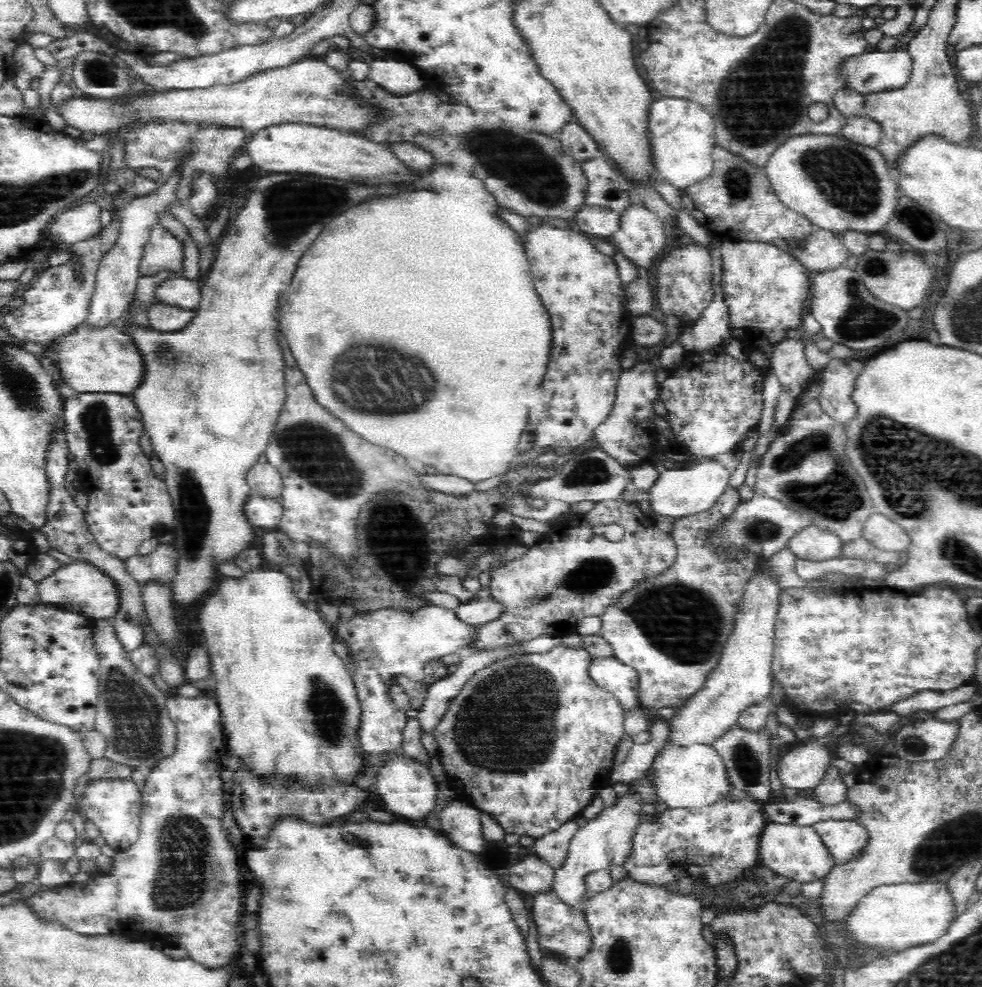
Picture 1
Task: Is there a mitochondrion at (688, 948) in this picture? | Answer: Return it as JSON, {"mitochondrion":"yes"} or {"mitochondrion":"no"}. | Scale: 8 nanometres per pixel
{"mitochondrion":"no"}

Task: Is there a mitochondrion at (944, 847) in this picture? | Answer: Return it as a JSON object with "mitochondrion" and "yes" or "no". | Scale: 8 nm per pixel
{"mitochondrion":"yes"}

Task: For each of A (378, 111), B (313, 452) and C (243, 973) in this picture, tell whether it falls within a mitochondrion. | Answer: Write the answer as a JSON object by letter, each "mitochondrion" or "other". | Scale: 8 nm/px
{"A":"other","B":"mitochondrion","C":"other"}

